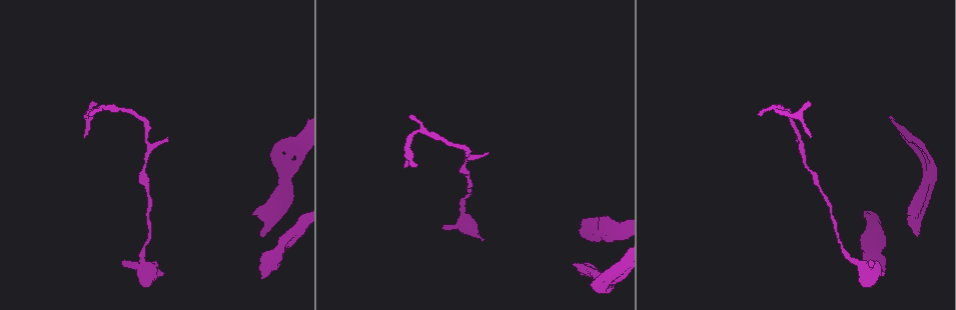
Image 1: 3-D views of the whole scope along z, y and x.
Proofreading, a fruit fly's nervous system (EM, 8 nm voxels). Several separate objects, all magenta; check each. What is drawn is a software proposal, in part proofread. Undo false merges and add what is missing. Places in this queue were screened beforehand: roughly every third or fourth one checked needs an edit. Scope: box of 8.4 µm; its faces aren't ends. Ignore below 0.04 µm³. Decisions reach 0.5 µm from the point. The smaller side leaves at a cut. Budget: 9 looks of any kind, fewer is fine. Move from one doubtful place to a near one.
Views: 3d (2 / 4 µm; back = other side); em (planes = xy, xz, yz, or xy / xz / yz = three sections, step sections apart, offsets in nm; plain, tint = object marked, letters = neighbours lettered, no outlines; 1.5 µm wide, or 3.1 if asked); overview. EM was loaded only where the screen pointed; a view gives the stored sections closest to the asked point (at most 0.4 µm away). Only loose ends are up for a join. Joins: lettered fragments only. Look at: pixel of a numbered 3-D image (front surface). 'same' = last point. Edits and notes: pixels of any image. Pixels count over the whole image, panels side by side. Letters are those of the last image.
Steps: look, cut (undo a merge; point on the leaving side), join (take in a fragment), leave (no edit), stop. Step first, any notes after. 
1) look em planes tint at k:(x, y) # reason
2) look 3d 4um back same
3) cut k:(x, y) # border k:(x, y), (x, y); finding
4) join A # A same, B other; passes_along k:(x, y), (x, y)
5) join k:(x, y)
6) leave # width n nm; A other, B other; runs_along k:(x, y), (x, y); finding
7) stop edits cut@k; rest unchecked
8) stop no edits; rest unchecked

look 3d 4um at 1:(281, 139)

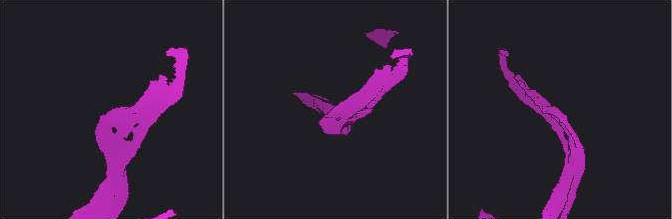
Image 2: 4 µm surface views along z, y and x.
look em planes plain at 2:(333, 109)

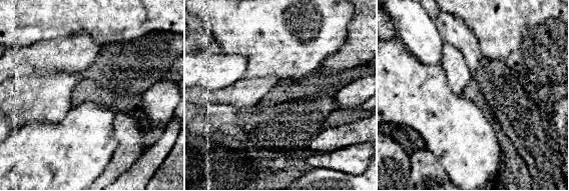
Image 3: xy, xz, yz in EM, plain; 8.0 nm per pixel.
look em planes letters same

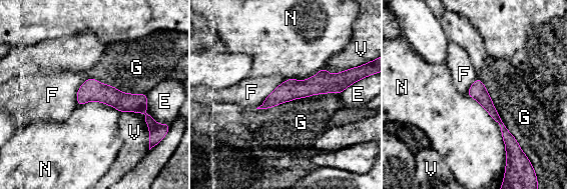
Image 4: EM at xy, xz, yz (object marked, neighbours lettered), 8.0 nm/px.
leave # E other, F other, G other, N other, V other; border 4:(286, 80), (256, 108); no lettered fragment goes on from it

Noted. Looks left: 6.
look em xz step 4 tint at 1:(93, 103) # branch stops here

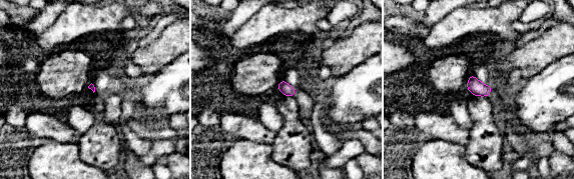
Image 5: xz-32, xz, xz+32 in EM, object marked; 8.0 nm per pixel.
look em planes letters same

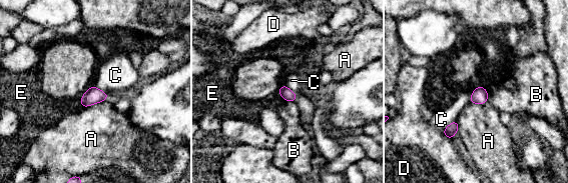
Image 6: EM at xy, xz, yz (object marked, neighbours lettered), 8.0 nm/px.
leave # width 90 nm; A other, B other, C other, D other, E other; border 6:(480, 85), (473, 91), (468, 102); no lettered fragment goes on from it

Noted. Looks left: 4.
look em planes plain at 1:(263, 276) # branch stops here

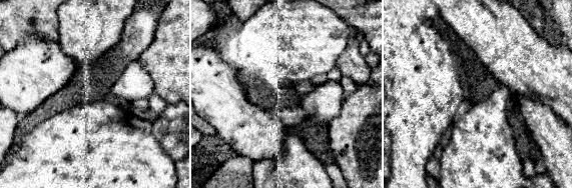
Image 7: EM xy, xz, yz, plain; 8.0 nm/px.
look em planes letters same

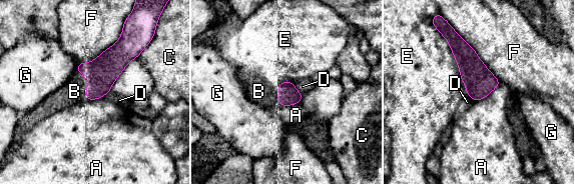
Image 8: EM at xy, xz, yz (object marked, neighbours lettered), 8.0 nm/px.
join B # longest_contact F 600 nm; A other, B same, C other, D other, E other, F other, G other; the neuron continues

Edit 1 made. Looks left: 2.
stop edits join@8; rest unchecked

